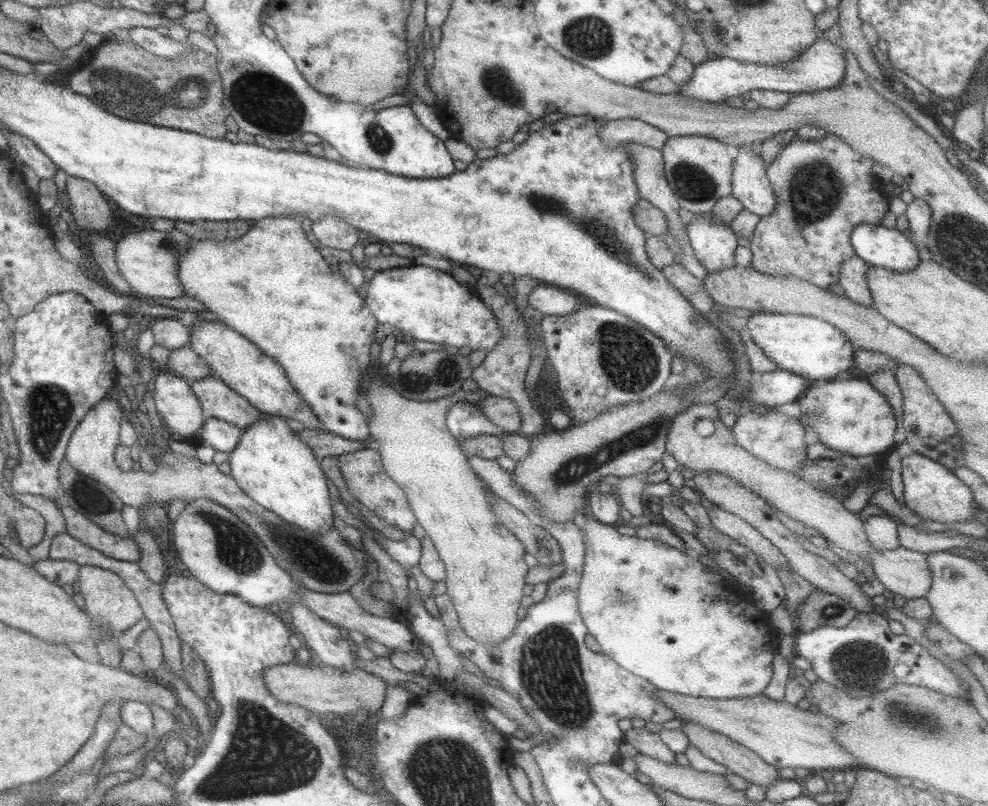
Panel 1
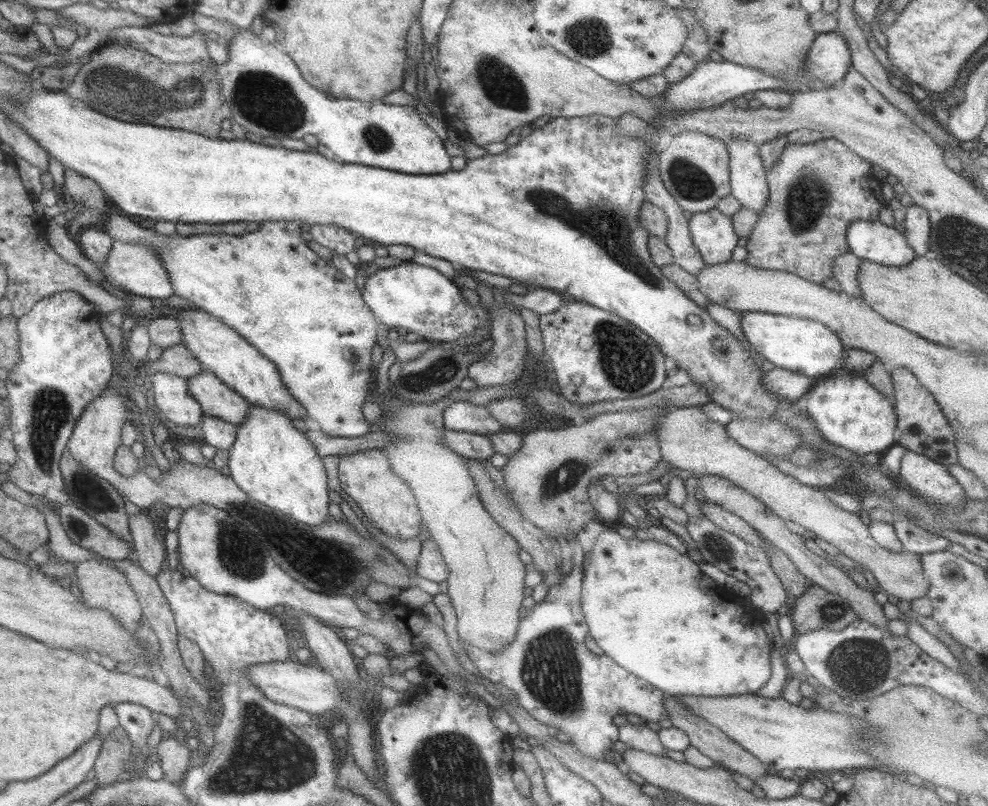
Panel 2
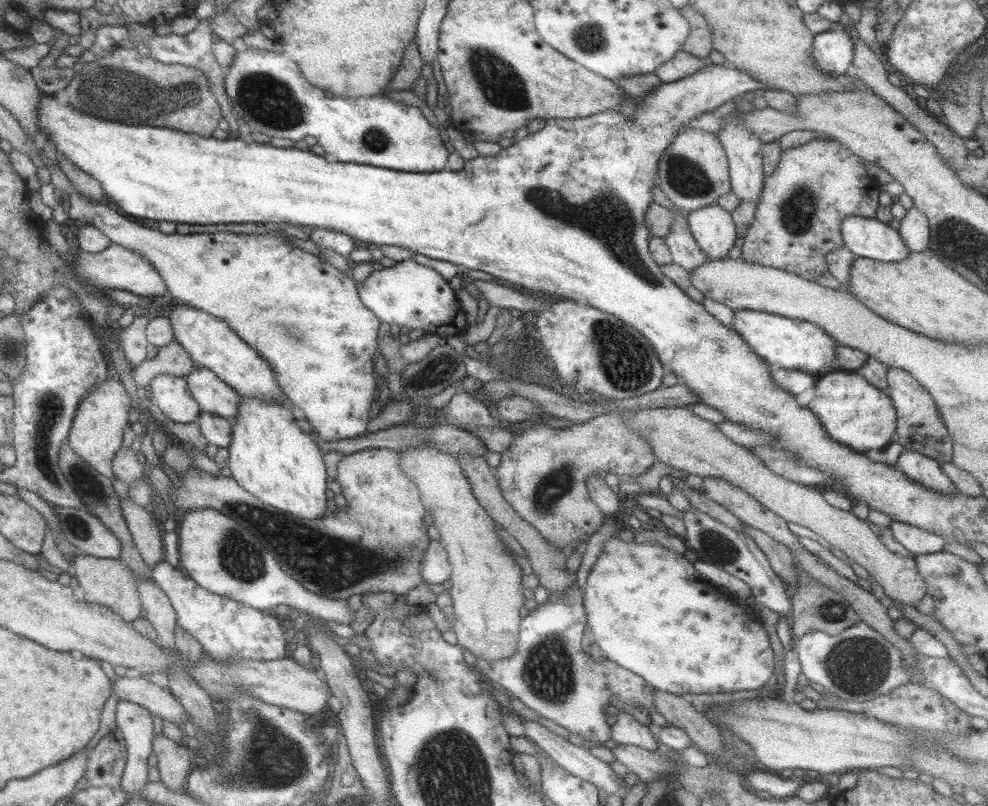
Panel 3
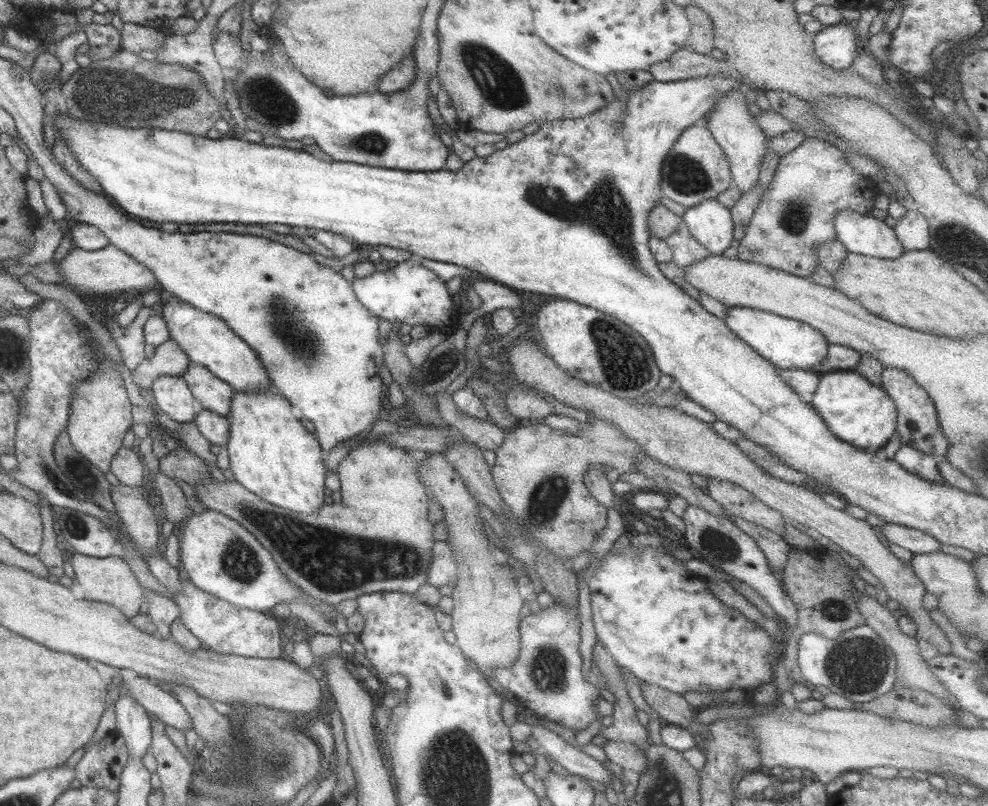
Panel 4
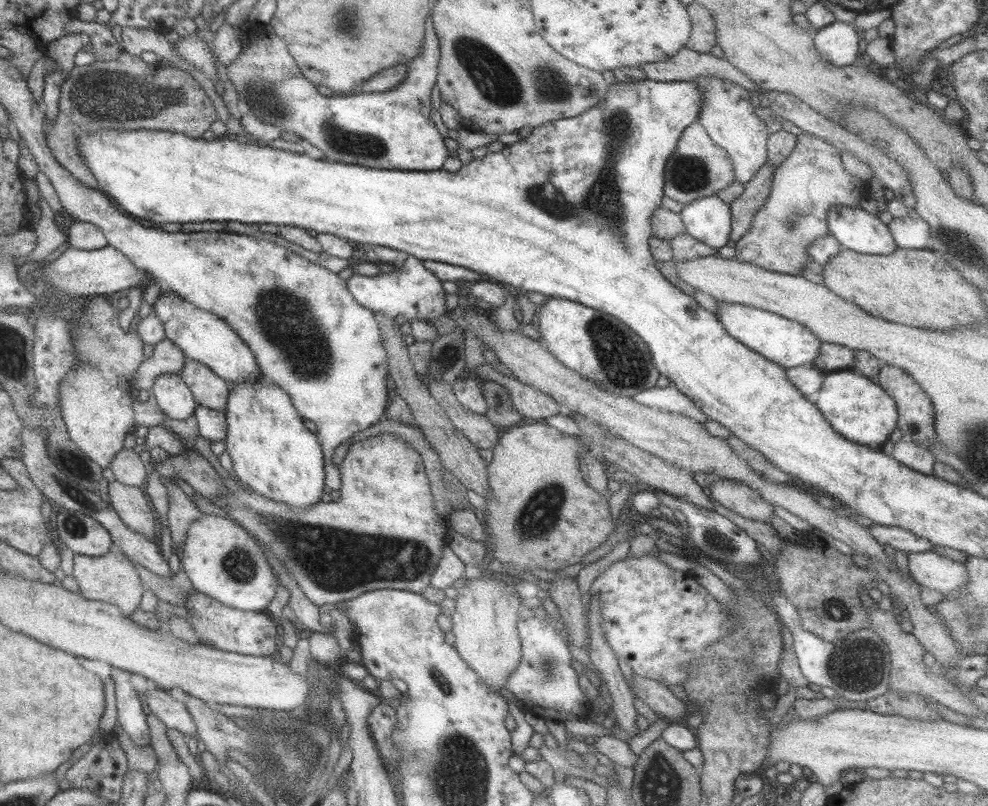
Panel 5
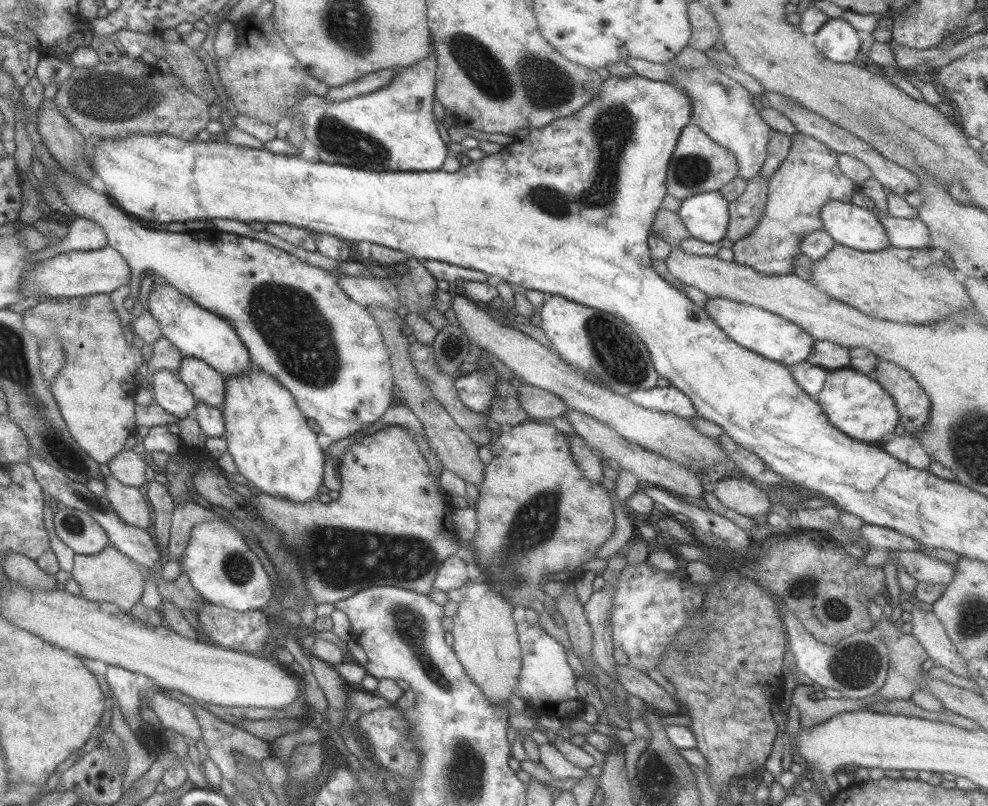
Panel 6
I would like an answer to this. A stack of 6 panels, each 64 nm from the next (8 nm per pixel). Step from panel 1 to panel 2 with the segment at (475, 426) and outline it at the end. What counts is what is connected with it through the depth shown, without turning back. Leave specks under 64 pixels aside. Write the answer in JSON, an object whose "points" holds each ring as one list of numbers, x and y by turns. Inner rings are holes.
{"points":[[453,400,442,414,444,429,485,435,503,429,489,414,486,406,467,400]]}

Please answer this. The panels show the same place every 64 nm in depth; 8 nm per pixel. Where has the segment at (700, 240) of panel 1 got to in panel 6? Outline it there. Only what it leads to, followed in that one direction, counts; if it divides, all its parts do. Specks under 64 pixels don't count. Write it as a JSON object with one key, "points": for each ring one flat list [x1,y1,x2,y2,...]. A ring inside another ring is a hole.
{"points":[[719,191,701,192,687,196,676,211,689,237,717,244,725,238,729,223,728,203]]}

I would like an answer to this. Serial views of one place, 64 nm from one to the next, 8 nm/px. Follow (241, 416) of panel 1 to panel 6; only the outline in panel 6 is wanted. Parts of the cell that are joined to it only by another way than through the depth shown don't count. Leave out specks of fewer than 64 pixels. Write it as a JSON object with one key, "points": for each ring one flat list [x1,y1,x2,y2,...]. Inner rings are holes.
{"points":[[182,356,177,373,181,382,199,402,221,409,225,396,225,377,220,372,205,364,203,360]]}

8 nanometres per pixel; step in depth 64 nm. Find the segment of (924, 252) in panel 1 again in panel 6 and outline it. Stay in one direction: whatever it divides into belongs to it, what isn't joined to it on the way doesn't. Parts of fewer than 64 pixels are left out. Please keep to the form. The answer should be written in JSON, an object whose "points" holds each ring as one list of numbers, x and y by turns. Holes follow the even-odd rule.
{"points":[[879,212,879,223,895,248,925,249,929,247,929,229,918,218,896,218]]}

